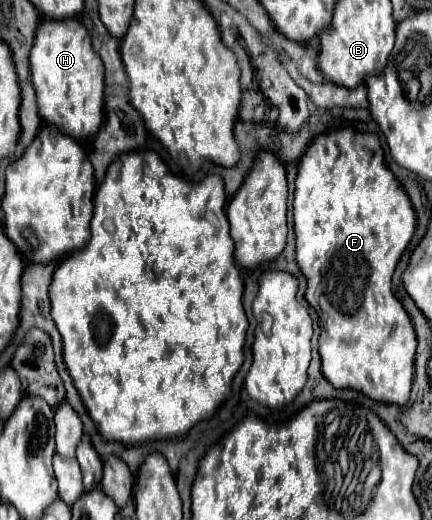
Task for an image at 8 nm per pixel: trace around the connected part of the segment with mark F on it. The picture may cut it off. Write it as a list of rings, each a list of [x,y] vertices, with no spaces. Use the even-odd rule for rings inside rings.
[[[326,132],[312,140],[298,164],[294,194],[296,262],[308,280],[306,300],[320,314],[322,372],[334,388],[354,388],[376,402],[406,404],[414,380],[416,334],[392,292],[394,268],[416,230],[416,212],[396,176],[384,164],[376,134]]]

